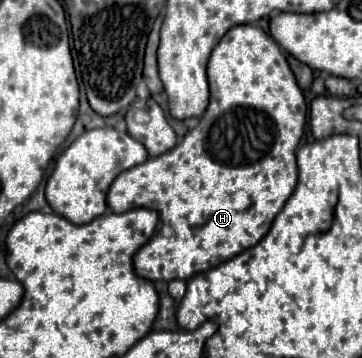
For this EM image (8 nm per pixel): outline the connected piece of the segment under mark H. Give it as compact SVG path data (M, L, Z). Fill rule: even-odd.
M253 25L231 27L211 53L207 77L211 103L199 125L171 151L123 171L107 193L107 205L113 213L125 213L137 207L159 211L163 221L161 233L145 243L133 257L135 273L149 281L189 279L199 271L213 269L223 263L223 259L227 261L255 247L267 235L275 215L283 209L297 185L295 151L303 135L307 103L285 55L271 35Z

